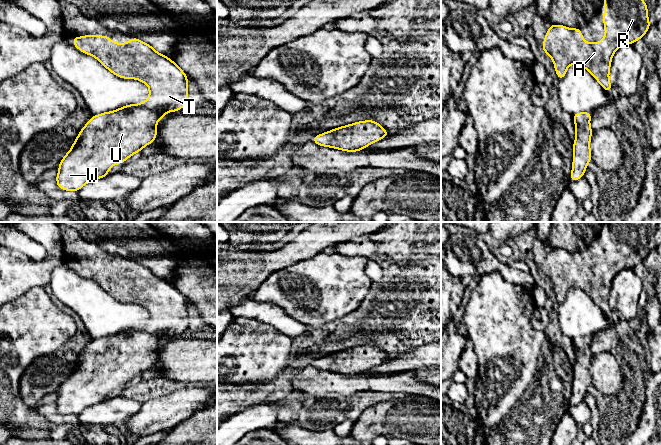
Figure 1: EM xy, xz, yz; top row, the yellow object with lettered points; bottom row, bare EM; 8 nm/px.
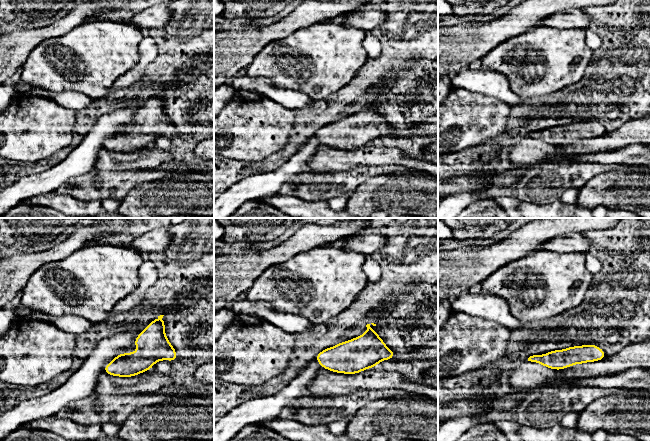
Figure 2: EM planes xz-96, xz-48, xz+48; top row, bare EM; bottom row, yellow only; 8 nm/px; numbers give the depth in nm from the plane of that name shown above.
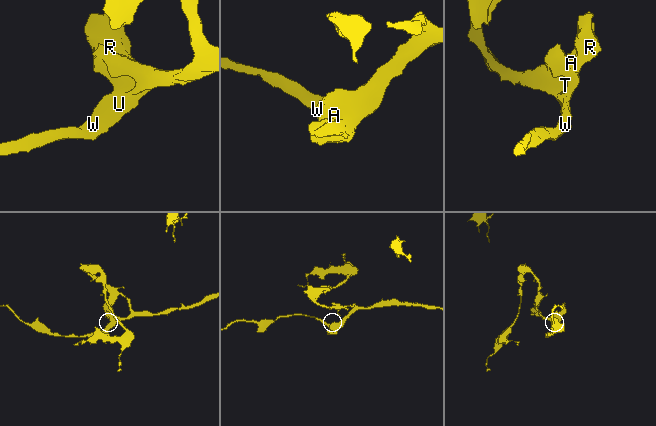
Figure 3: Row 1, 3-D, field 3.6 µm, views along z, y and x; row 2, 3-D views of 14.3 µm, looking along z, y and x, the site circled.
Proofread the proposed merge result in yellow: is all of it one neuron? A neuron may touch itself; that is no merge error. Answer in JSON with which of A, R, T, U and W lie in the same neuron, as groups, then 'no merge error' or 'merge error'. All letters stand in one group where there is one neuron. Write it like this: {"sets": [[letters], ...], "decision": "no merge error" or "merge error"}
{"sets": [["A", "R", "T", "U", "W"]], "decision": "no merge error"}

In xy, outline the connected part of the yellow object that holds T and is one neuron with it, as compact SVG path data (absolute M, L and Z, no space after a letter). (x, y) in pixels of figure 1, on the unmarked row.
M75 259L72 269L82 277L95 281L115 300L135 303L149 311L147 324L92 340L80 354L72 372L58 387L59 394L55 401L59 413L78 416L85 408L108 400L112 390L124 387L156 364L157 345L168 341L164 336L174 337L186 330L189 302L172 283L135 261L127 267L115 267L108 259Z

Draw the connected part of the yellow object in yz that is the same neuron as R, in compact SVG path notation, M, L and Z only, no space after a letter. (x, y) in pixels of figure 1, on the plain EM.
M604 222L603 227L606 235L602 237L602 242L606 257L601 266L585 266L579 251L570 253L564 249L554 248L549 249L542 267L542 274L551 281L556 300L560 305L565 302L566 295L571 288L578 288L586 293L607 317L610 317L612 308L609 297L612 280L622 269L633 269L643 262L651 247L648 242L647 227L641 222Z

